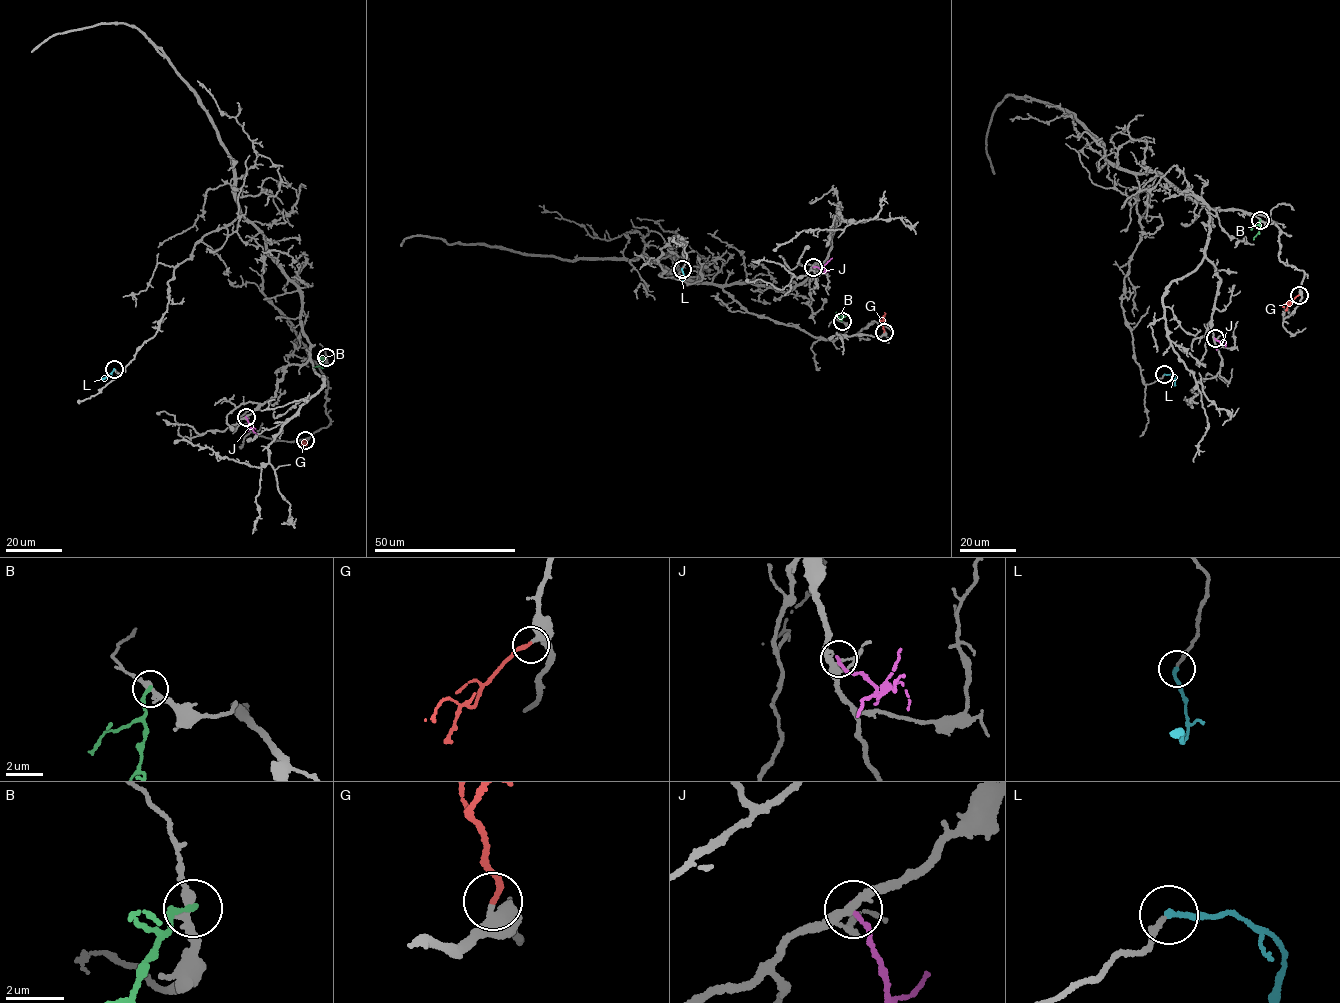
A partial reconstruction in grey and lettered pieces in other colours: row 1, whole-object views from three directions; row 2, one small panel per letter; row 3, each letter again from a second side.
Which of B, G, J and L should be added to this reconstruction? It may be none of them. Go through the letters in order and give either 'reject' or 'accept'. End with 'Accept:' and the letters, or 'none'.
B: reject
G: accept
J: reject
L: accept
Accept: G, L

